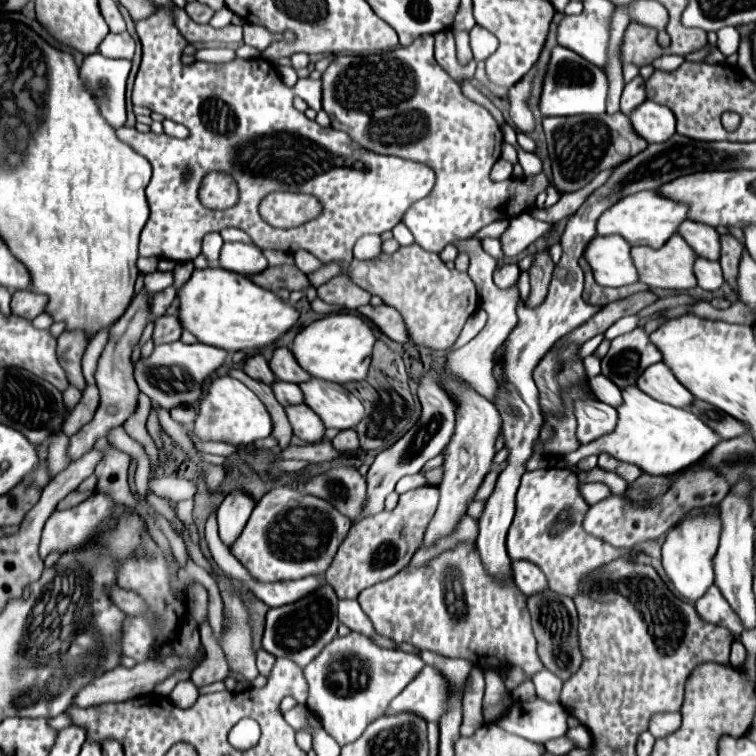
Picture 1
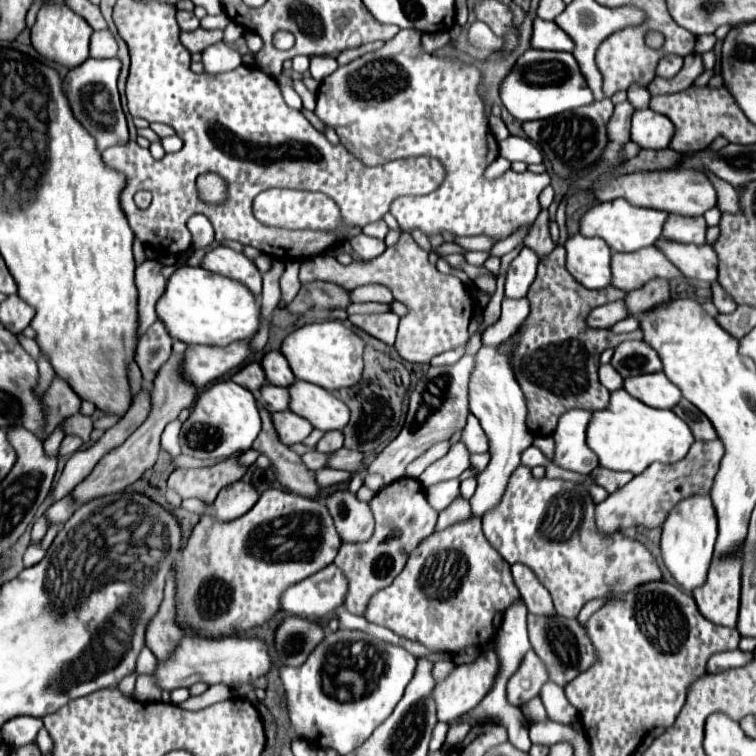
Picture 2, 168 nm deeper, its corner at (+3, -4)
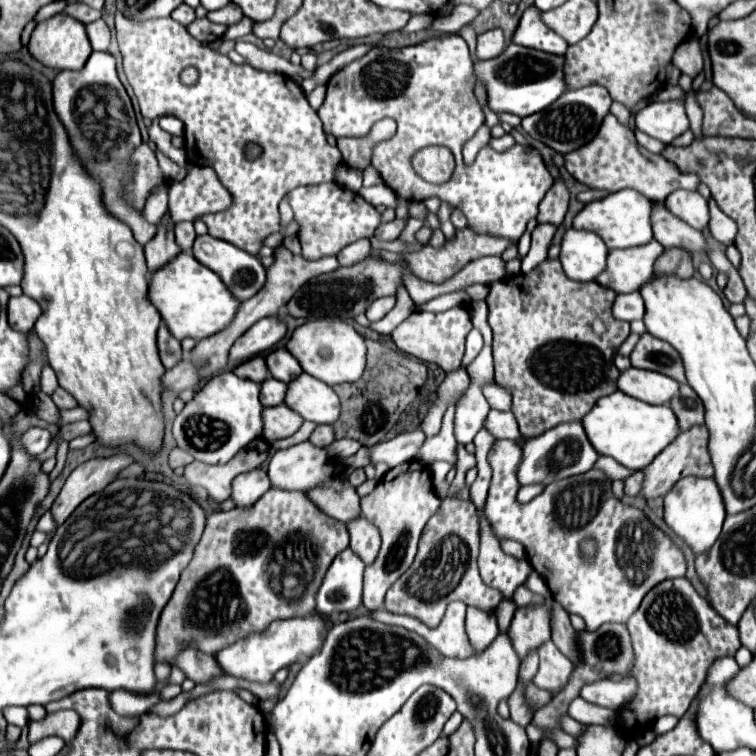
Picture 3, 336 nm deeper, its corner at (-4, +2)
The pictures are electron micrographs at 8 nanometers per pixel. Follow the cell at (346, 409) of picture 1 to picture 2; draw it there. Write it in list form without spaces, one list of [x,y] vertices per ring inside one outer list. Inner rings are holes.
[[[295,380],[293,386],[289,386],[289,394],[289,410],[307,418],[315,428],[329,432],[343,430],[345,424],[349,424],[349,406],[329,390],[311,382]]]

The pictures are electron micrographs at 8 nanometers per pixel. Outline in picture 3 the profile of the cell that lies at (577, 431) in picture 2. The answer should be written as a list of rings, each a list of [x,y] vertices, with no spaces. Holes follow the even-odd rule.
[[[580,422],[560,424],[560,426],[550,428],[548,432],[544,432],[540,438],[538,436],[536,438],[524,438],[522,436],[516,444],[522,448],[520,468],[516,470],[516,478],[520,480],[520,486],[526,486],[526,484],[548,486],[556,480],[570,478],[574,474],[584,474],[598,460],[598,454],[592,448],[592,444],[588,442]]]

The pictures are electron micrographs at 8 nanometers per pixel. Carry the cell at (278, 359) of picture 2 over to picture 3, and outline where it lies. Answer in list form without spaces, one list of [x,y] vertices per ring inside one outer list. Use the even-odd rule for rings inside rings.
[[[286,348],[272,350],[266,356],[266,366],[268,366],[272,378],[276,378],[280,382],[286,382],[286,384],[302,374],[302,368],[300,368],[298,360]]]

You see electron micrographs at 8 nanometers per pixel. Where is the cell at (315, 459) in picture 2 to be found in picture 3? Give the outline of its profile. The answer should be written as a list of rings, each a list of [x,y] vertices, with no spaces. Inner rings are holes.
[[[344,438],[344,440],[336,440],[332,442],[326,452],[332,456],[332,458],[348,458],[348,456],[354,456],[358,450],[360,450],[360,442],[358,440],[350,440],[350,438]]]

